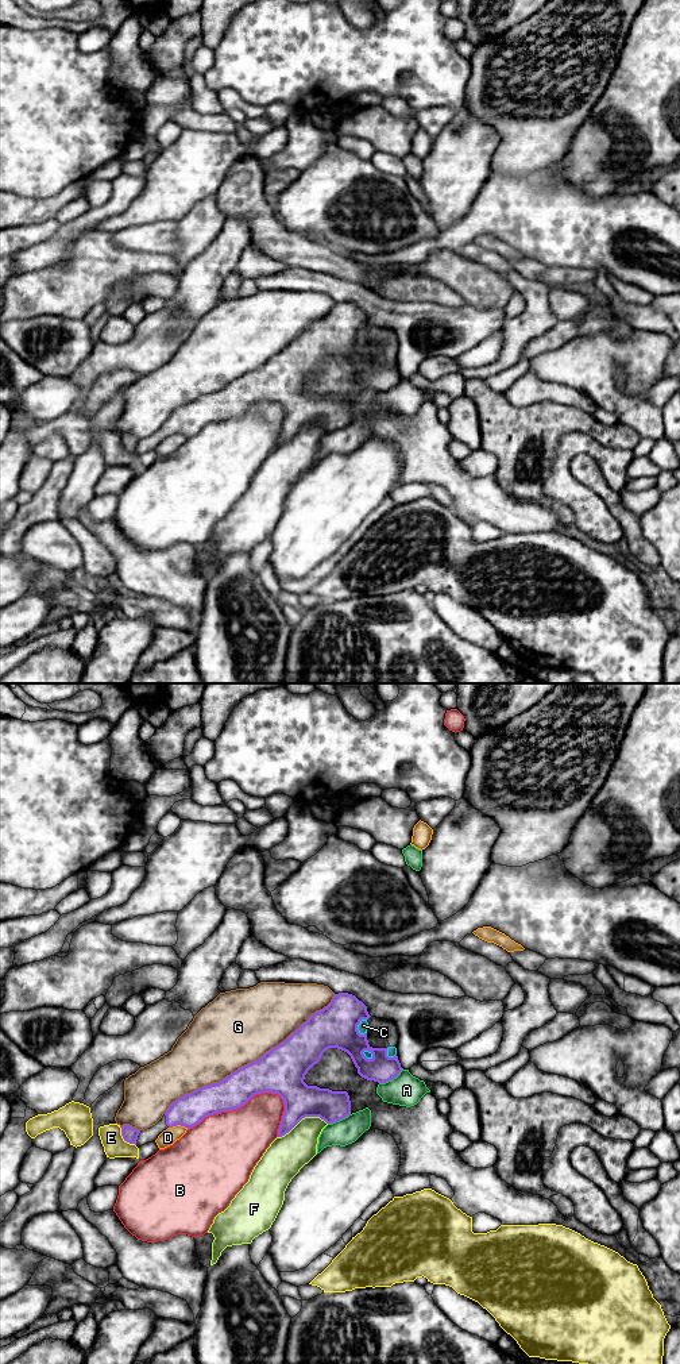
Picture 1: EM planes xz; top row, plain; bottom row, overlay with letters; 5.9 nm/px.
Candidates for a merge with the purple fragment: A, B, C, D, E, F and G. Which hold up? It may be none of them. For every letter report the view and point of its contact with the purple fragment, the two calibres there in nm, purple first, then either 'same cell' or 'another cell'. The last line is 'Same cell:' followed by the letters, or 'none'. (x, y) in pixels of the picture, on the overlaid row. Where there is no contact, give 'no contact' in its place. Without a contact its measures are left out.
A: contact xz (391, 1079); calibres 170 and 190 nm; another cell
B: contact xz (236, 1109); calibres 200 and 420 nm; another cell
C: contact xz (358, 1024); calibres 260 and 60 nm; another cell
D: contact xz (178, 1124); calibres 190 and 100 nm; another cell
E: contact xz (124, 1139); calibres 90 and 130 nm; another cell
F: contact xz (302, 1117); calibres 200 and 240 nm; another cell
G: contact xz (250, 1063); calibres 280 and 440 nm; another cell
Same cell: none

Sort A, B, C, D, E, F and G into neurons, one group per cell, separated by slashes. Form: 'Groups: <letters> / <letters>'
Groups: A / B / C / D / E / F / G

